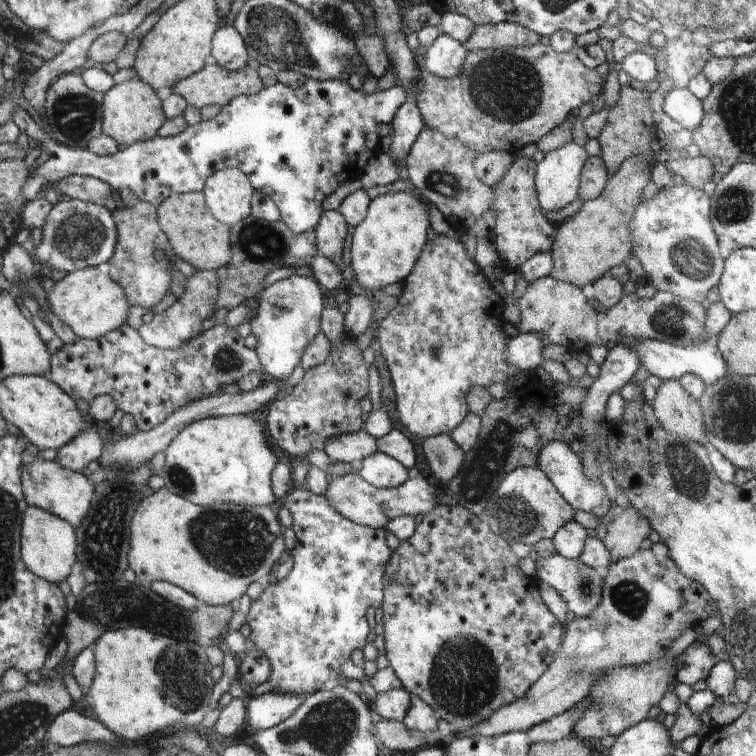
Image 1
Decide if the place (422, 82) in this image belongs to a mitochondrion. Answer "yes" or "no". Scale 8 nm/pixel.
no

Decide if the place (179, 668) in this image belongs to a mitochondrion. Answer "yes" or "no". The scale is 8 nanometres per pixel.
yes

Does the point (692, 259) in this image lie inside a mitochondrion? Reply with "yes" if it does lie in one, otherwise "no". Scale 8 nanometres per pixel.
yes

